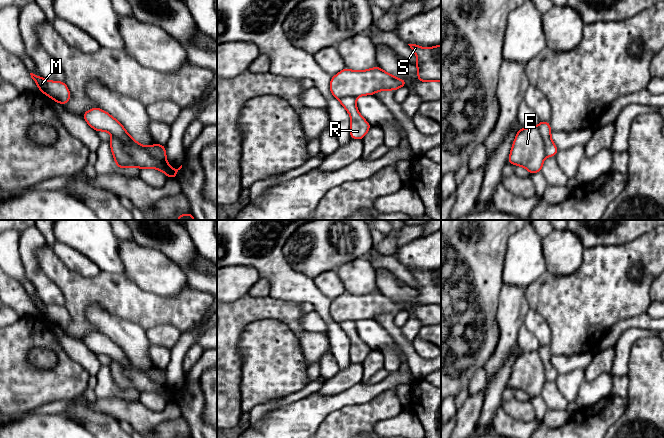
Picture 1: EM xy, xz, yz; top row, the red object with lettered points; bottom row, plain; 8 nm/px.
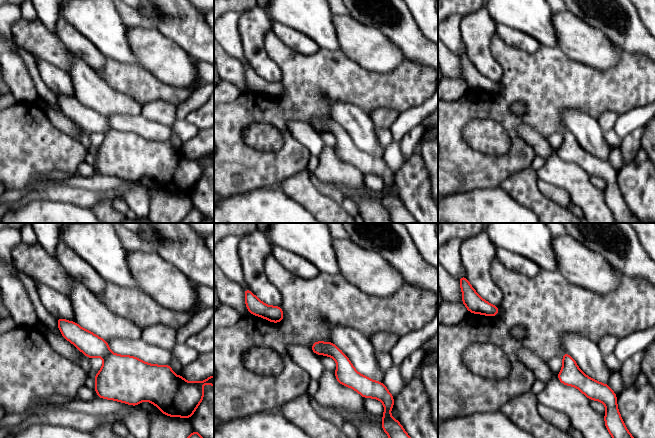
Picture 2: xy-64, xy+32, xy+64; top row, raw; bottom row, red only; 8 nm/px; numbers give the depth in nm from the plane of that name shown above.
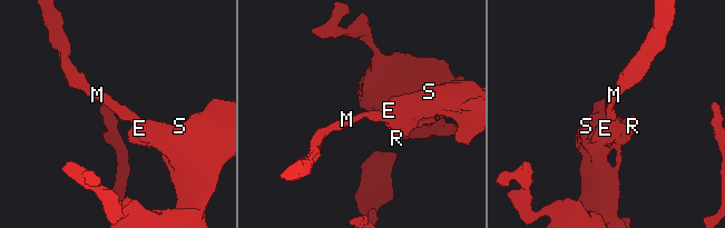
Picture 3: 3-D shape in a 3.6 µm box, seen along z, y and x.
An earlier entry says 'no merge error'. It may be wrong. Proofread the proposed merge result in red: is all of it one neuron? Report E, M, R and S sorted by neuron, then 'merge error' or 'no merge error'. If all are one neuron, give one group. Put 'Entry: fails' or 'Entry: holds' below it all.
groups E S / M R; merge error
Entry: fails

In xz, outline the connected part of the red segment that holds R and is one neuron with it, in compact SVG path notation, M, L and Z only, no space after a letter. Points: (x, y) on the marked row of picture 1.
M343 97L339 99L341 105L350 114L350 137L351 139L362 140L369 129L372 127L359 113L356 106L356 98Z

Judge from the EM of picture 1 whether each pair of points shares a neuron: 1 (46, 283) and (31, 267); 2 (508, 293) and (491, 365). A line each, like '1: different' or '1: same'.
1: same
2: same

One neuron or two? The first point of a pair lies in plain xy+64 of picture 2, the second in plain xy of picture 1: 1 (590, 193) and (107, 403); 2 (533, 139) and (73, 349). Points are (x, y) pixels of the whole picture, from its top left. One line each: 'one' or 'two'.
1: two
2: one

